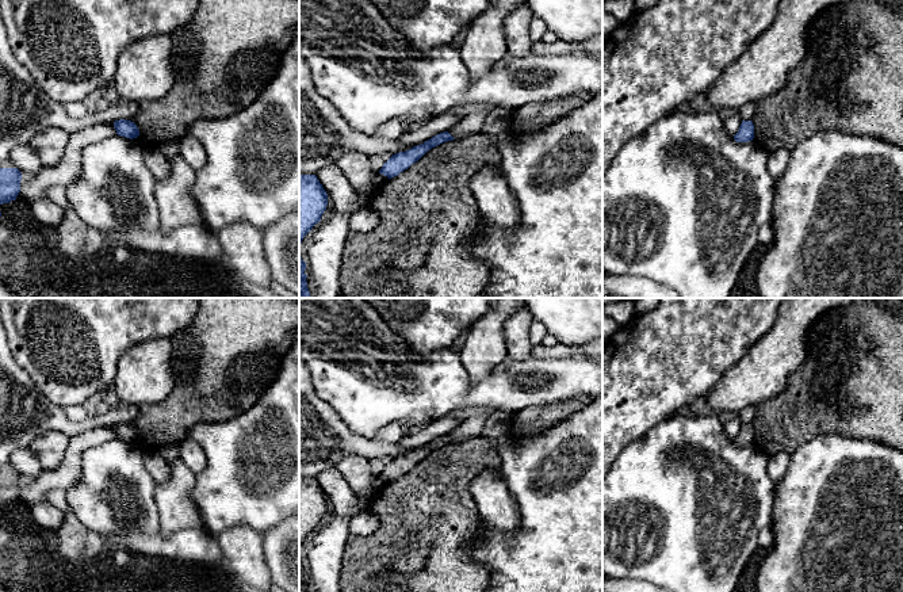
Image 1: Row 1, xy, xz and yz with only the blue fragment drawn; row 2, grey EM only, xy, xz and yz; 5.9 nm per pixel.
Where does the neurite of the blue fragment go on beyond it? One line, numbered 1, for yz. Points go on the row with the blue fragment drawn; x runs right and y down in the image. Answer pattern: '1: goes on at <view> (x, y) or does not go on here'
1: does not go on here

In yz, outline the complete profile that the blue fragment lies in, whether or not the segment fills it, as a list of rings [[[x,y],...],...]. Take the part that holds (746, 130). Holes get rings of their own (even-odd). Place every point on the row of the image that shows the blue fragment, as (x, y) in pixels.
[[[742,121],[738,133],[734,135],[736,142],[749,142],[754,138],[754,125],[751,121]]]

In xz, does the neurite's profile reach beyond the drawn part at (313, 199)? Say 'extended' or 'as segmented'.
as segmented

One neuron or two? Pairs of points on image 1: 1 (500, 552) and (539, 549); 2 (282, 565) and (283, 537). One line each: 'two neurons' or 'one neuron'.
1: one neuron
2: one neuron

